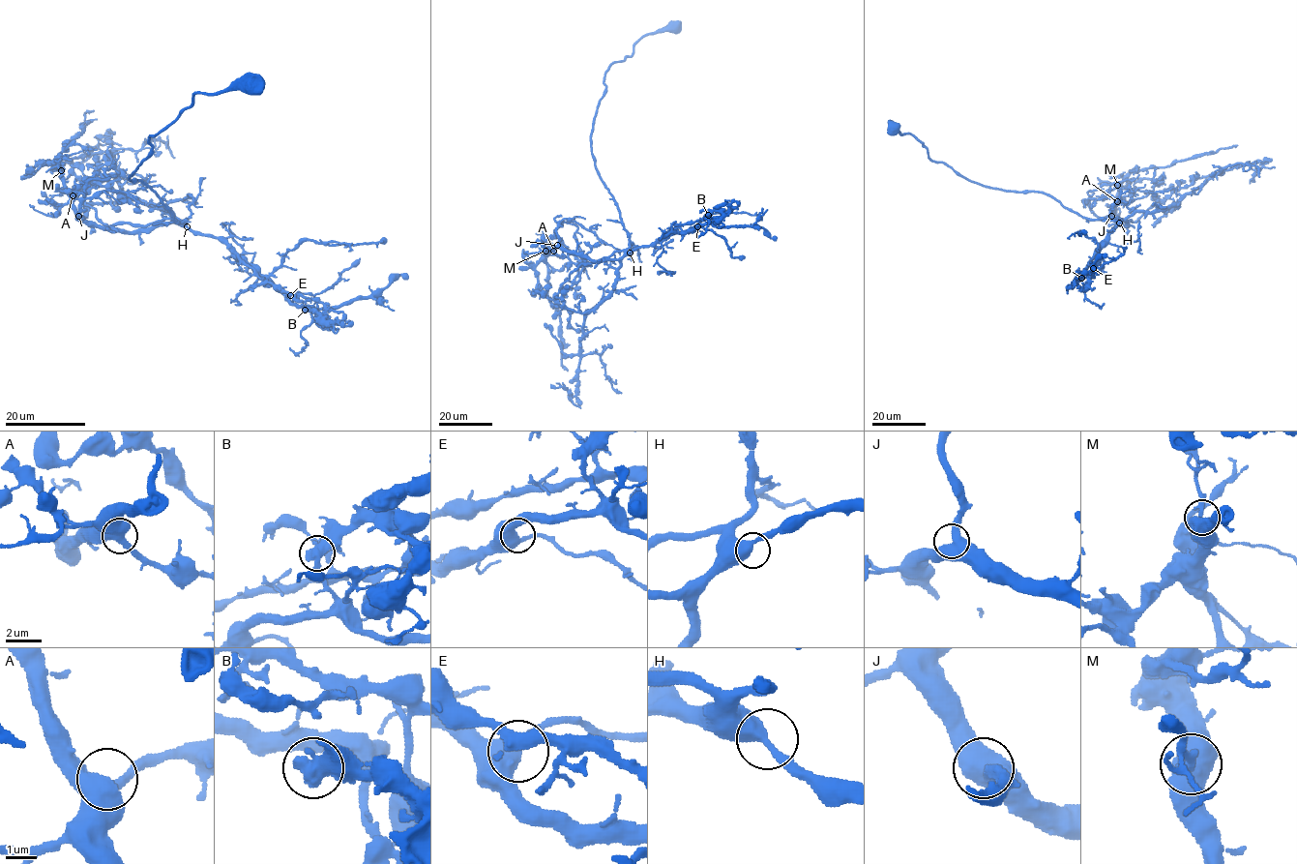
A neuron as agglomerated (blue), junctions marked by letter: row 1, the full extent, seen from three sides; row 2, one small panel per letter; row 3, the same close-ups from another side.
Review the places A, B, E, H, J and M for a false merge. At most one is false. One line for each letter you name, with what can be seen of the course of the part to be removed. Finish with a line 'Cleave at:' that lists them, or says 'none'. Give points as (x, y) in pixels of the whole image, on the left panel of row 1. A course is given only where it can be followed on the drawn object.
B: (305, 310), (313, 311), (326, 321), (347, 325), (353, 322)
Cleave at: B

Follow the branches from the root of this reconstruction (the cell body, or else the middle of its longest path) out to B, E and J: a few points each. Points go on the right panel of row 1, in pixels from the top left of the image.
B: (894, 129), (913, 134), (932, 161), (971, 181), (1042, 192), (1087, 218), (1114, 218), (1098, 265), (1080, 278)
E: (894, 129), (913, 134), (932, 161), (971, 181), (1042, 192), (1087, 218), (1114, 218), (1093, 268)
J: (894, 129), (913, 134), (932, 161), (971, 181), (1042, 192), (1087, 218), (1119, 218), (1127, 225), (1111, 216)

